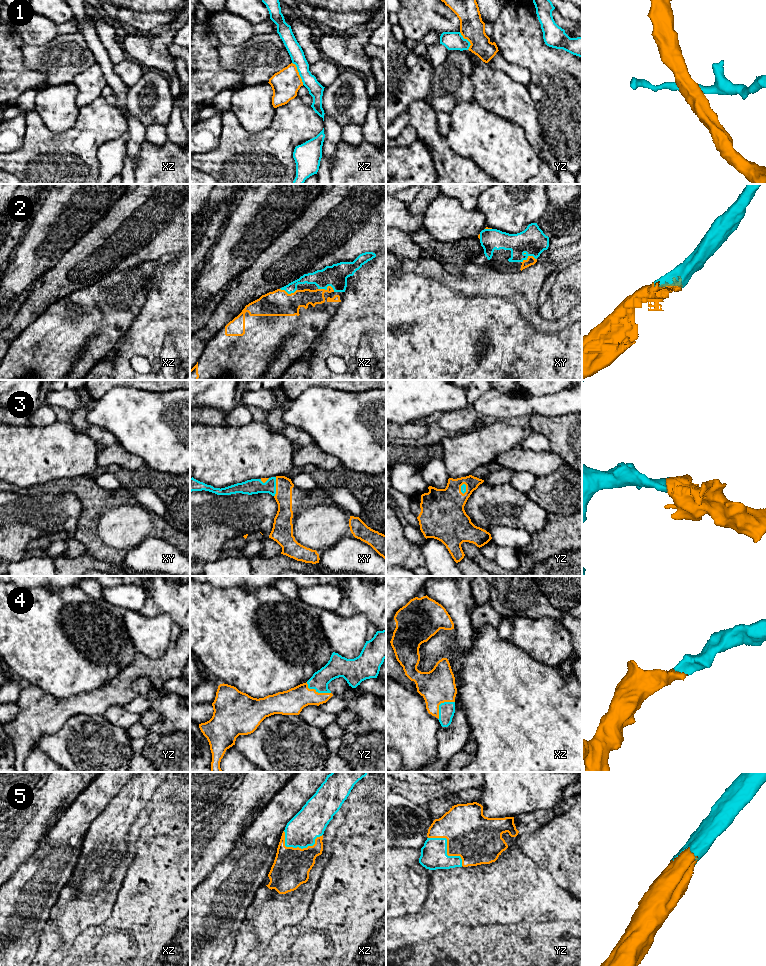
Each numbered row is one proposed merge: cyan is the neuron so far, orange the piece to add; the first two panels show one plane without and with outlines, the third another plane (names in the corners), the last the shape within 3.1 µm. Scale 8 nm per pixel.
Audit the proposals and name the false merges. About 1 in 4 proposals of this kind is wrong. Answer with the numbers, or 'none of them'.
1

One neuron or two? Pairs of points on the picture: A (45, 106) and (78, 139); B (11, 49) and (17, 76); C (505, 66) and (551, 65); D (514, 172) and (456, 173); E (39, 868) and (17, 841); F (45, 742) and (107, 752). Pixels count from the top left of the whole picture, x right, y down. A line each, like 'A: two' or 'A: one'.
A: two
B: one
C: two
D: two
E: two
F: one

